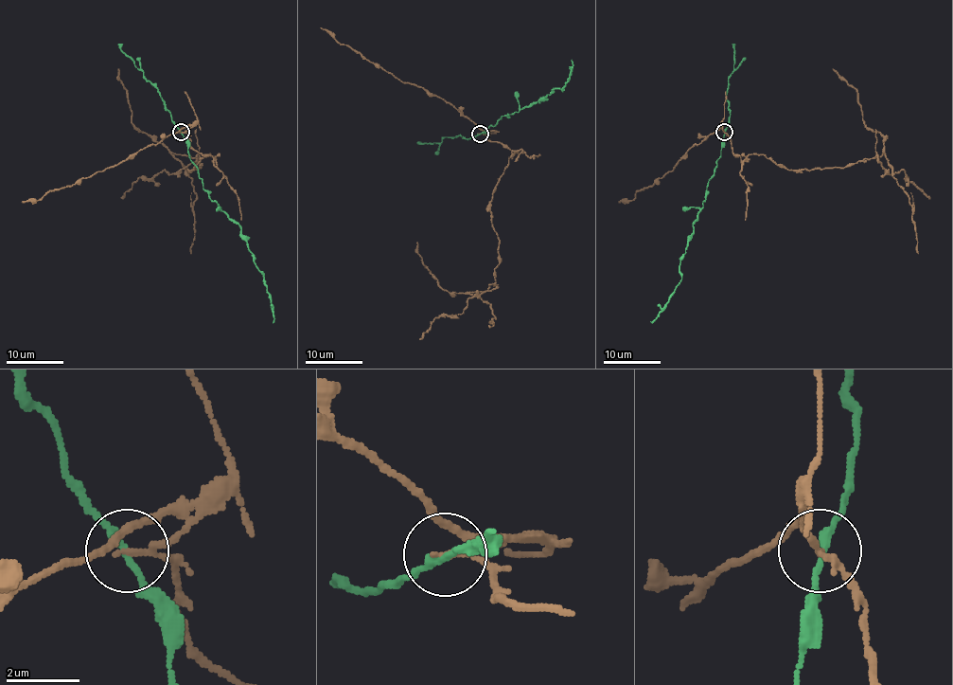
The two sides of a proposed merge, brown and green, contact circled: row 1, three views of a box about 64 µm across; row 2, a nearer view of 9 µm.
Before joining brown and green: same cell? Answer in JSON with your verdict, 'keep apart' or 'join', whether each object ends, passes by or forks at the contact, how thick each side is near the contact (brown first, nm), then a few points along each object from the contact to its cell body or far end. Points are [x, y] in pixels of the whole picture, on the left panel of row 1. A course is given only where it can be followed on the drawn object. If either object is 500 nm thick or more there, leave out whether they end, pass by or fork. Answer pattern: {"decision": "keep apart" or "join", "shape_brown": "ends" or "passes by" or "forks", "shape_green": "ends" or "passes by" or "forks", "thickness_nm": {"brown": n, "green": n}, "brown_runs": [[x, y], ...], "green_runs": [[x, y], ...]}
{"decision": "keep apart", "shape_brown": "passes by", "shape_green": "passes by", "thickness_nm": {"brown": 130, "green": 180}, "brown_runs": [[182, 132], [213, 160], [205, 154], [191, 170], [200, 167], [196, 158], [174, 154], [133, 124], [117, 69]], "green_runs": [[182, 132], [188, 157], [202, 180], [204, 189], [239, 226], [255, 266], [264, 278], [271, 302], [273, 323]]}

